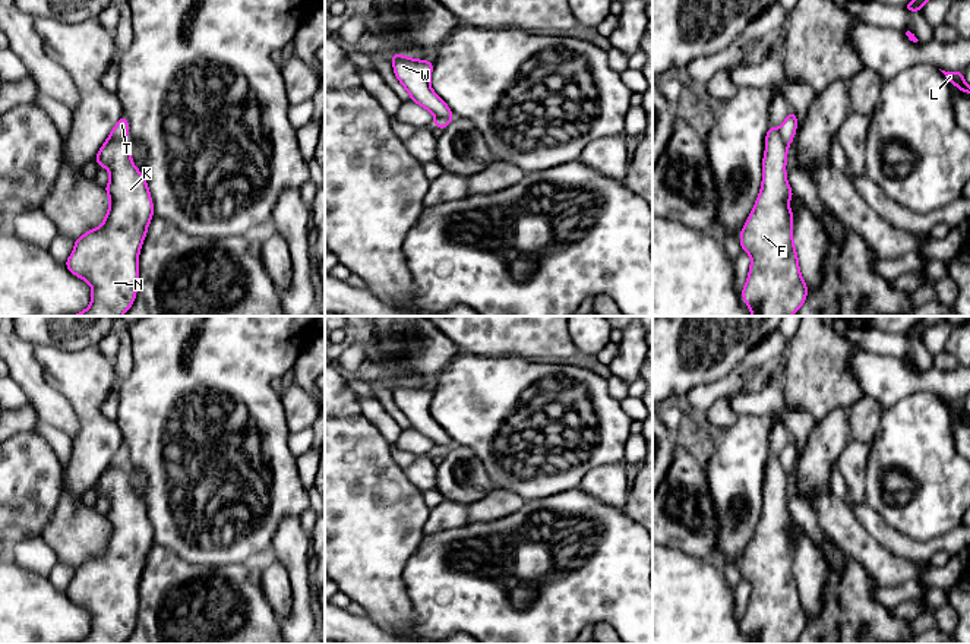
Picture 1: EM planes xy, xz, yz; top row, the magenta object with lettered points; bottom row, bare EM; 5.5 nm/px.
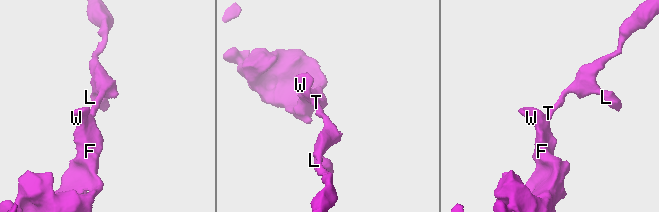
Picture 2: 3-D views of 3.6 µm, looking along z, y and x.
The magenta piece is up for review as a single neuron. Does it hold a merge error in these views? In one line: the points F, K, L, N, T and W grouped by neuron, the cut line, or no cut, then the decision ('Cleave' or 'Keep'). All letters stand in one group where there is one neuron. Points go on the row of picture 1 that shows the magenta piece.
Groups: F K N W / L T. Split along xz (452, 116), (439, 116), (436, 119). Cleave

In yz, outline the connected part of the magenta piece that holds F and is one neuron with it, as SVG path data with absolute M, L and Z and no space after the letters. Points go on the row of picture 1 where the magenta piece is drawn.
M770 127L765 138L762 160L762 186L755 206L740 231L742 250L751 255L751 268L742 299L751 309L751 316L792 316L806 302L805 284L793 242L793 212L789 201L794 196L786 176L789 145L781 139L778 129Z

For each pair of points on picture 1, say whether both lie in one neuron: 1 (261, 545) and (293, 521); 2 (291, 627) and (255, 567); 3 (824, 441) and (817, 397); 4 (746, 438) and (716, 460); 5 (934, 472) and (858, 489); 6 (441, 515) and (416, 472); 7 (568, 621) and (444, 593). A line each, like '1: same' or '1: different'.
1: different
2: different
3: different
4: same
5: different
6: different
7: same

